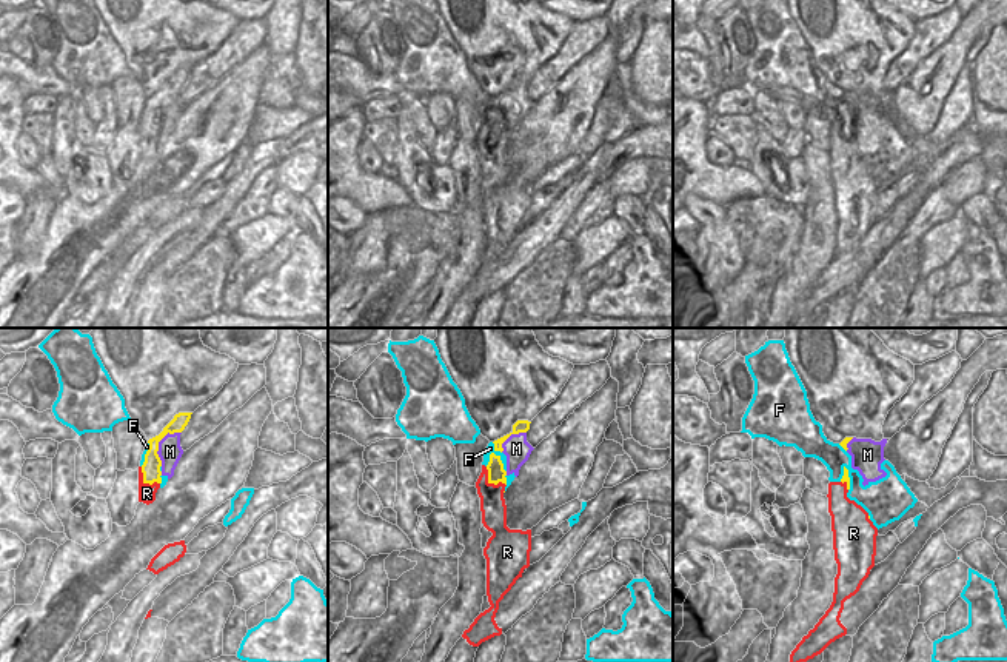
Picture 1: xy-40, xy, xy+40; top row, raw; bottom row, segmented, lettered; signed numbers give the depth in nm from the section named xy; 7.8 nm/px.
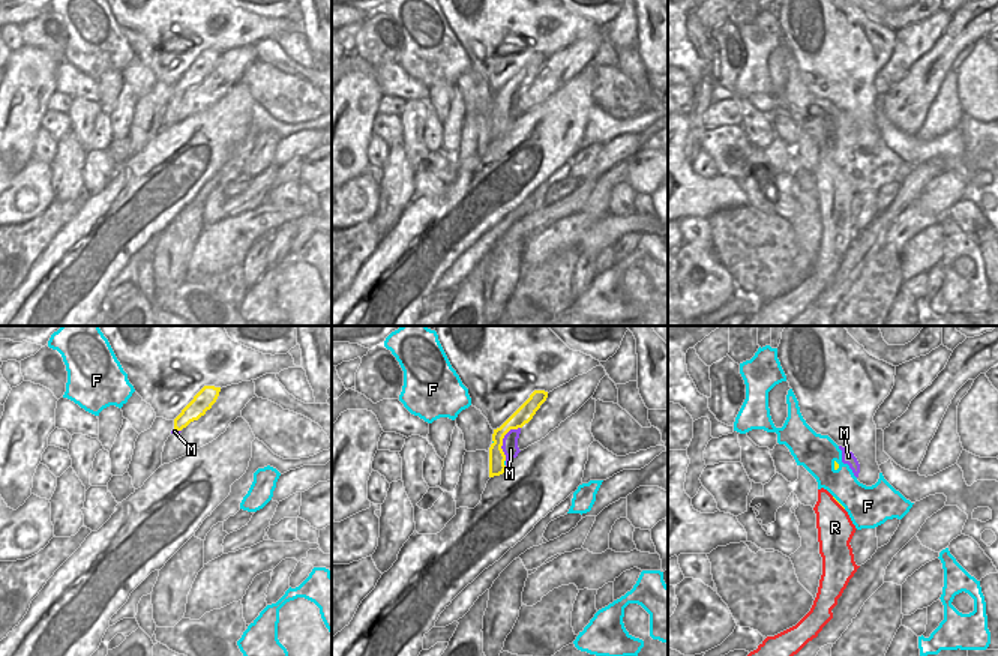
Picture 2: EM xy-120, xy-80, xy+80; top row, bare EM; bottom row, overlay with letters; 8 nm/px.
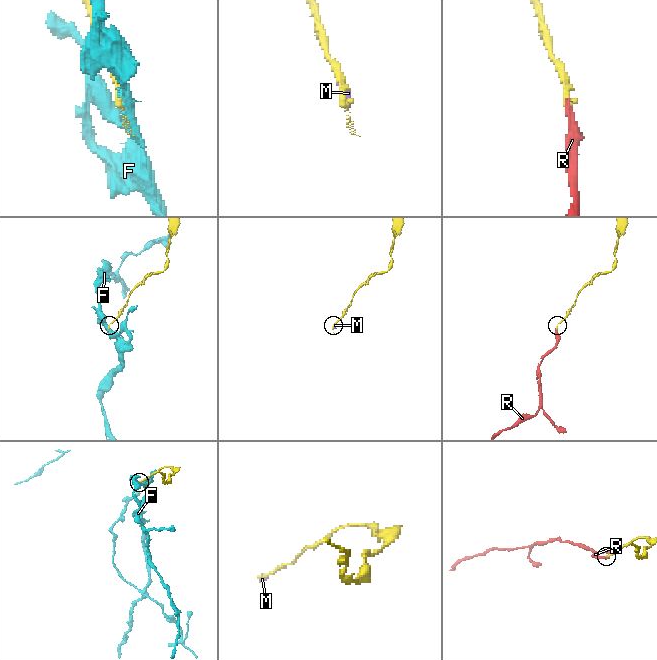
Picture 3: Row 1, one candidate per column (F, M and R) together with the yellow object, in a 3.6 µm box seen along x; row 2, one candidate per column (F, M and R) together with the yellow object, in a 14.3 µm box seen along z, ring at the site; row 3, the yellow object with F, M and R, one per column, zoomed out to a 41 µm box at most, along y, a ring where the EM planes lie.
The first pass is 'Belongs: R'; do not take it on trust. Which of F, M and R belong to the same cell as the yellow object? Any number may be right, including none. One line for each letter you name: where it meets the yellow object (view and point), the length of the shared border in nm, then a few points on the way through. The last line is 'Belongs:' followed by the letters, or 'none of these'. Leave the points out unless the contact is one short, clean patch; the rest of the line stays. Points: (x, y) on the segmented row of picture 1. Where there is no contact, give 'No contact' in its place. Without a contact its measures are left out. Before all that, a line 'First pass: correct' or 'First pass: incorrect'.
First pass: correct
R: Touches yellow at xy (490, 482). Shared border 220 nm
Belongs: R.

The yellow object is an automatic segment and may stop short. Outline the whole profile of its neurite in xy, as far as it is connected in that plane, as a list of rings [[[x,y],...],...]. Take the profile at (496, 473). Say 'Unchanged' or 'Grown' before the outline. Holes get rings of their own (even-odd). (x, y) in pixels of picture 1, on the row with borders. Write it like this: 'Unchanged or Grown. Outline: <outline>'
Grown. Outline: [[[490,454],[488,465],[482,465],[482,473],[476,482],[480,497],[483,527],[493,533],[483,548],[487,559],[487,596],[490,608],[480,613],[462,637],[473,647],[502,634],[494,617],[499,602],[511,590],[525,568],[530,567],[531,530],[510,530],[507,527],[507,505],[504,491],[507,486],[507,471],[500,456]]]

